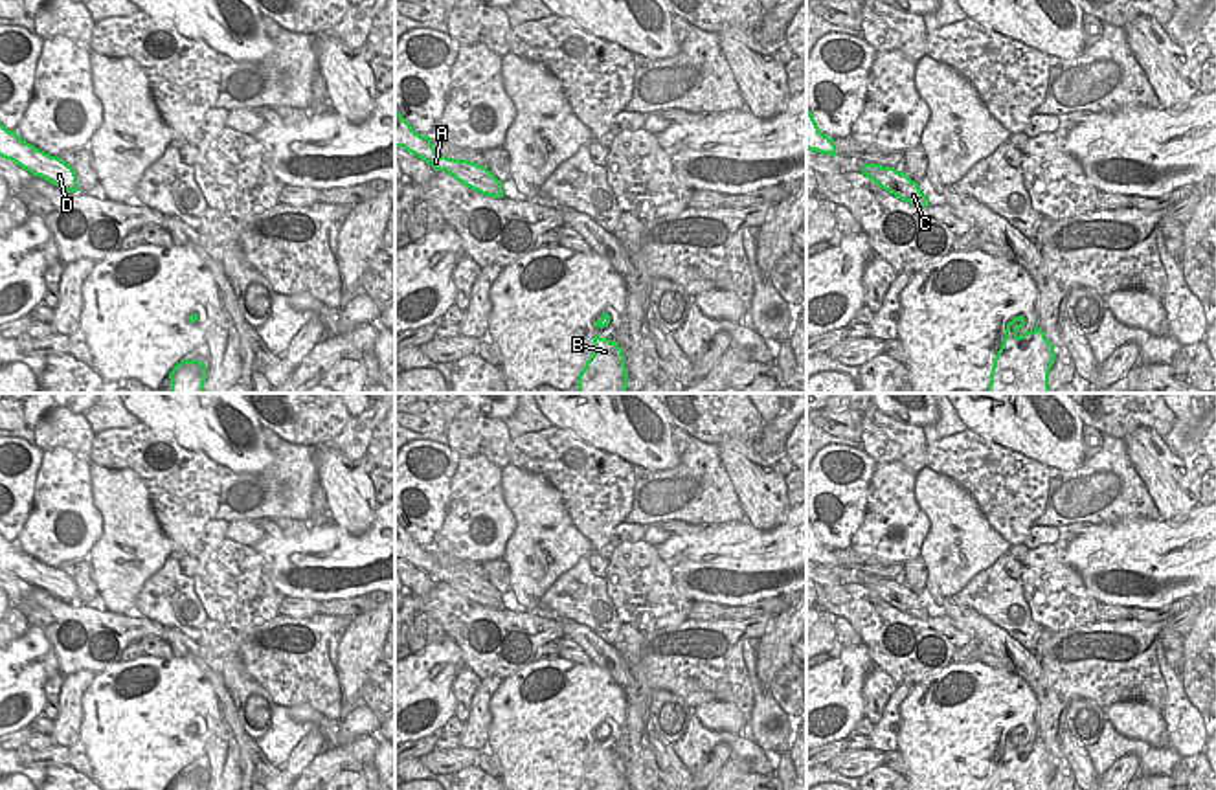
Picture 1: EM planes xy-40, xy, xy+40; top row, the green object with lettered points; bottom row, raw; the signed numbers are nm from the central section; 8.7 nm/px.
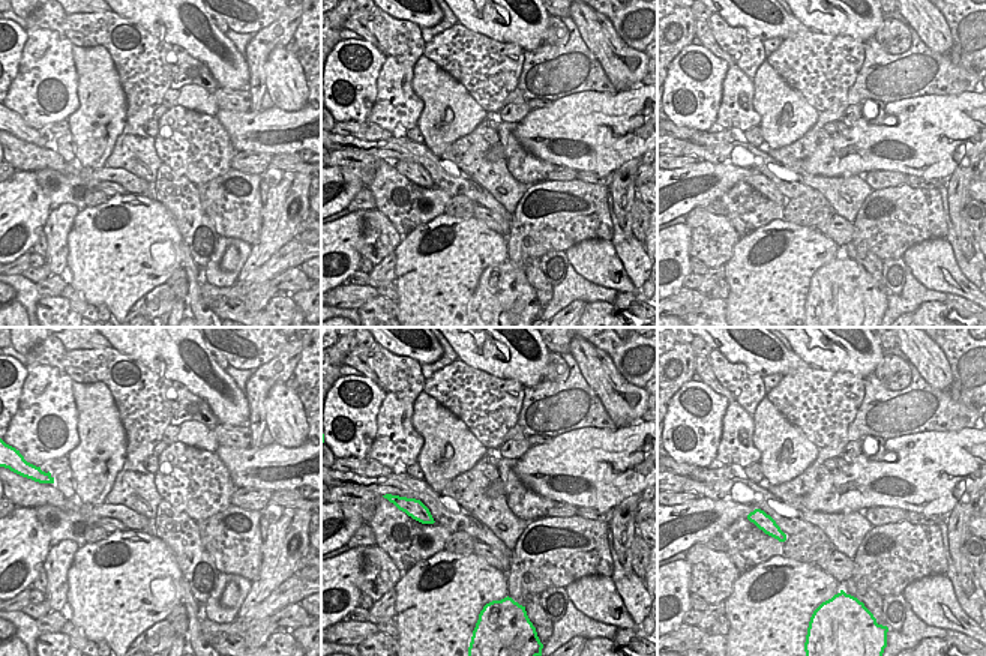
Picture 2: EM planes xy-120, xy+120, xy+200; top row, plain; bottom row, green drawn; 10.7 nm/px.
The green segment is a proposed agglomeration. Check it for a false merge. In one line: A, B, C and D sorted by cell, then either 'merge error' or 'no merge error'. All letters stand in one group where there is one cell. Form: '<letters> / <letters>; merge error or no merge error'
A B C D; no merge error

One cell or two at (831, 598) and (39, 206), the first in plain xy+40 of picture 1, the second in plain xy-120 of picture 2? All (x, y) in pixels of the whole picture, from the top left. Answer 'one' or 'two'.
two

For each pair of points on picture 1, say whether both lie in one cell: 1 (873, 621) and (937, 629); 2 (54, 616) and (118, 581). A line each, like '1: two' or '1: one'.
1: one
2: two

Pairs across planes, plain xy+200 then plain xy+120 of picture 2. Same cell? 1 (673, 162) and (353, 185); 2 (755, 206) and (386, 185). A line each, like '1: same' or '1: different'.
1: different
2: same

